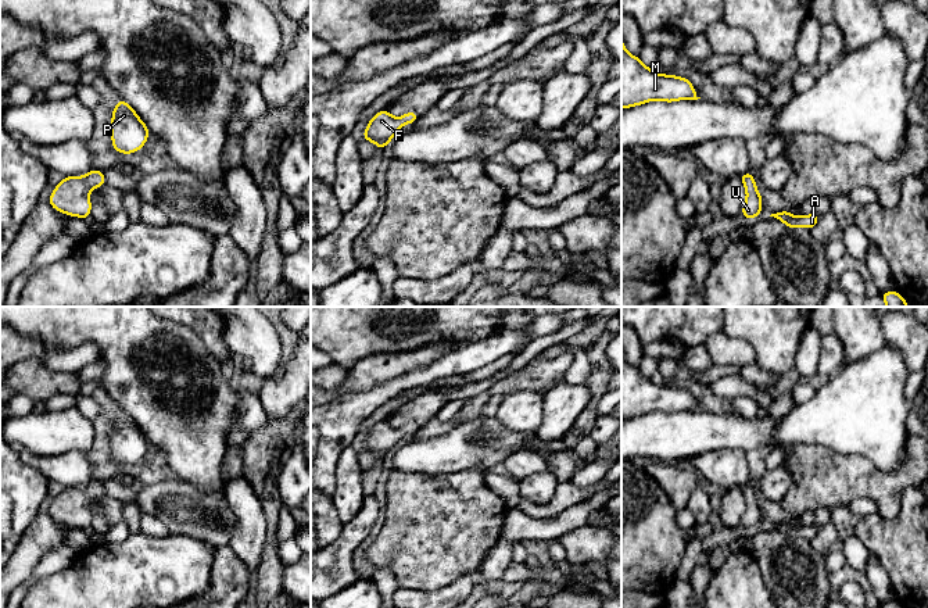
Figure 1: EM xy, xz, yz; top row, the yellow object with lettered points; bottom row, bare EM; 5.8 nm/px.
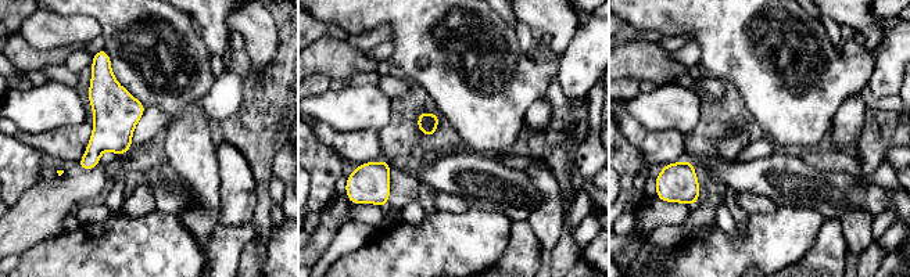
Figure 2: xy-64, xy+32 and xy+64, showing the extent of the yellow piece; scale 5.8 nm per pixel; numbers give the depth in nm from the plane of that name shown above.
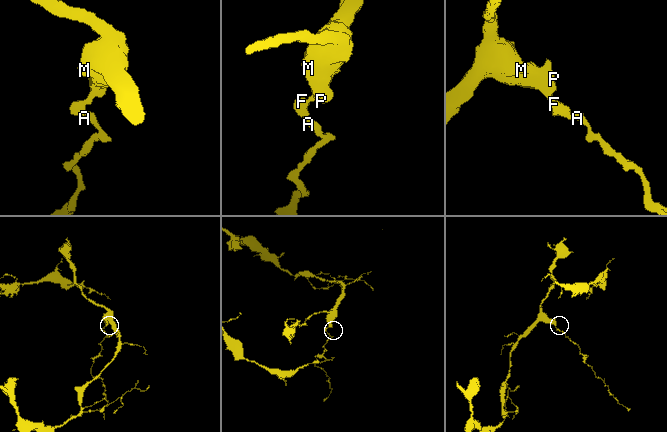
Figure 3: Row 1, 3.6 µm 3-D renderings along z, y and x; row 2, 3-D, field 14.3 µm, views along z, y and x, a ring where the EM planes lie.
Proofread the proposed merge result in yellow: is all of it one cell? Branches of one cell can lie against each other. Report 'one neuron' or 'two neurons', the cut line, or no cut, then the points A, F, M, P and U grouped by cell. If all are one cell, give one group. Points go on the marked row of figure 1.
one neuron; cut none; groups A F M P U

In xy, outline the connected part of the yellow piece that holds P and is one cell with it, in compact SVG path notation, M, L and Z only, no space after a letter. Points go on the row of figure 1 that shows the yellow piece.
M122 97L112 110L110 132L112 149L121 154L137 153L150 136L147 125Z

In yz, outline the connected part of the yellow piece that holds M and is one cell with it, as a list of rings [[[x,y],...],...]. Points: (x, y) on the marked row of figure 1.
[[[621,39],[621,108],[631,108],[653,100],[673,103],[698,100],[689,78],[655,74],[651,67],[631,56]]]

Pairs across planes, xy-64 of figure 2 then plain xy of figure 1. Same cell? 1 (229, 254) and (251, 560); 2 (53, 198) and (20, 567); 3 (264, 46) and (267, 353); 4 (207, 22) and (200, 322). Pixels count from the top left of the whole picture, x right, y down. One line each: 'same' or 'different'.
1: different
2: same
3: same
4: same

